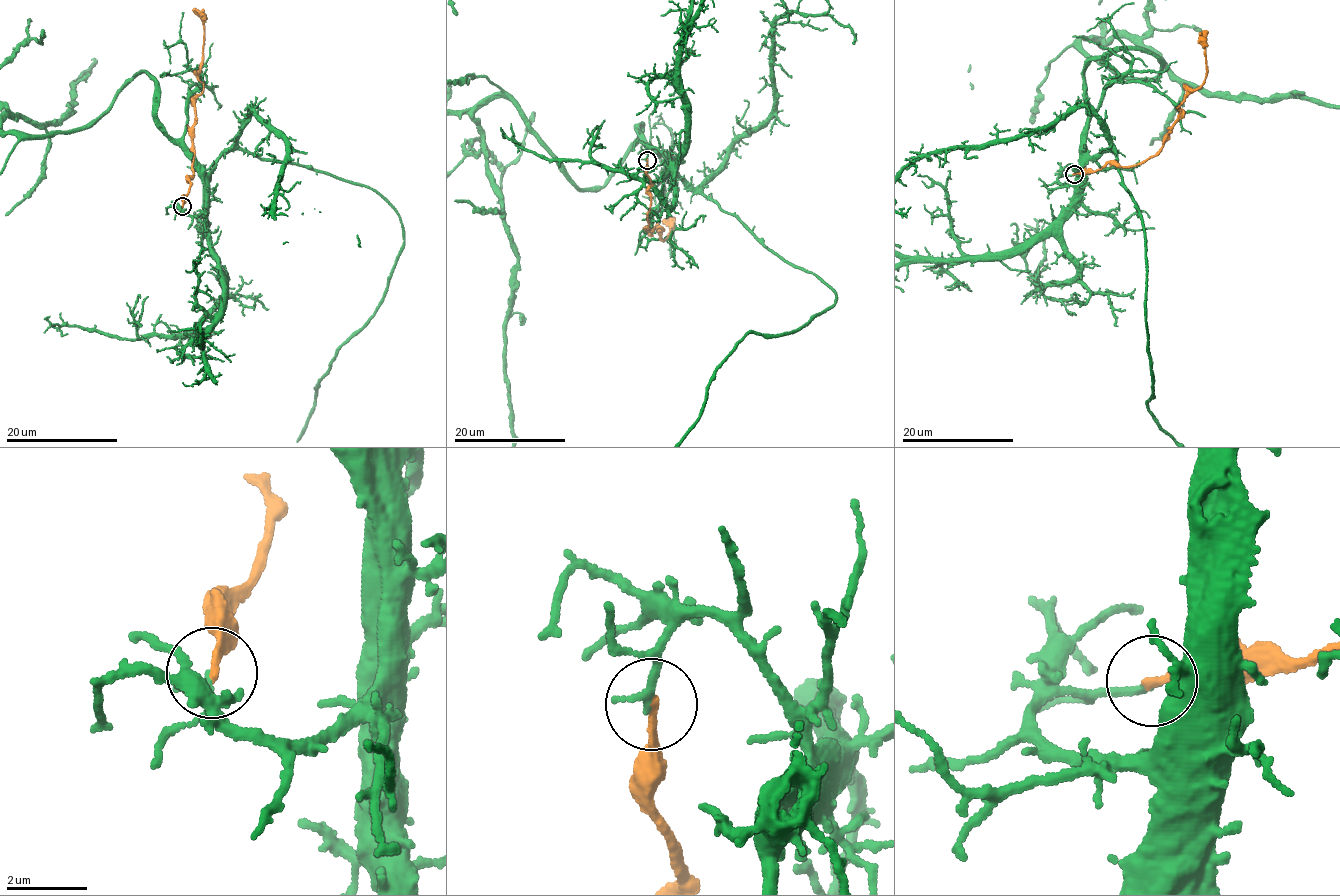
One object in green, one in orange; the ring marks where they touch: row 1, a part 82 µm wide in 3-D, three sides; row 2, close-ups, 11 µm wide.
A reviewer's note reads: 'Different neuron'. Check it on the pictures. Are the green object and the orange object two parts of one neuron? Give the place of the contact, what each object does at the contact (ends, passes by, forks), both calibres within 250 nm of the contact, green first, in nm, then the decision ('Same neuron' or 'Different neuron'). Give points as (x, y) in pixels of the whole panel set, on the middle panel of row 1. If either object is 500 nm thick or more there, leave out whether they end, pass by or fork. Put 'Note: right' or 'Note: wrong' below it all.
Place: (647, 160). At the ring green ends. At the ring orange ends. Thickness 200 nm (green) against 200 nm. Different neuron
Note: right

